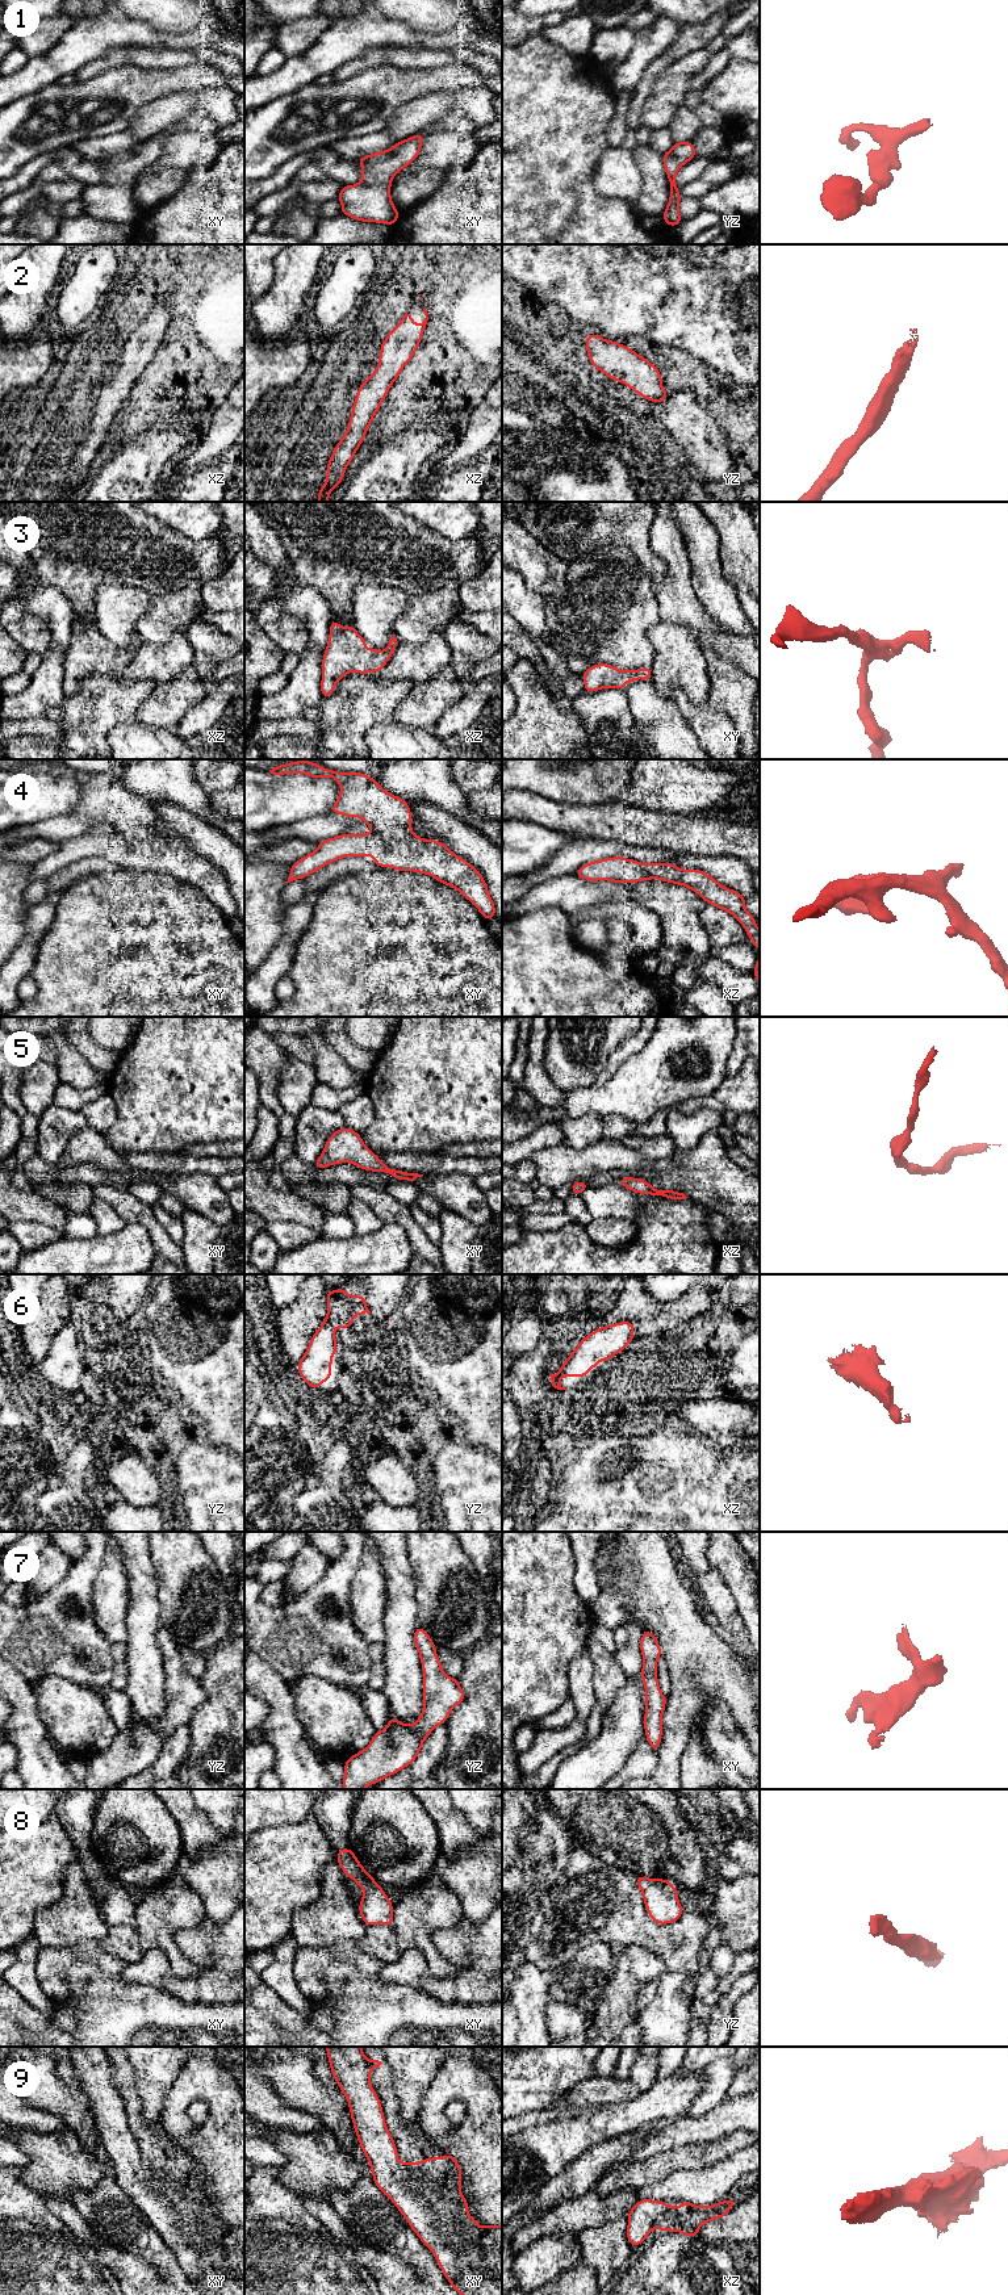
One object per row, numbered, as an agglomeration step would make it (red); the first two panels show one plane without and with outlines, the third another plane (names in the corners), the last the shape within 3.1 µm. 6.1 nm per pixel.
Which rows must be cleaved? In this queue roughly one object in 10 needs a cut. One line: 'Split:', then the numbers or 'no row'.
Split: no row

